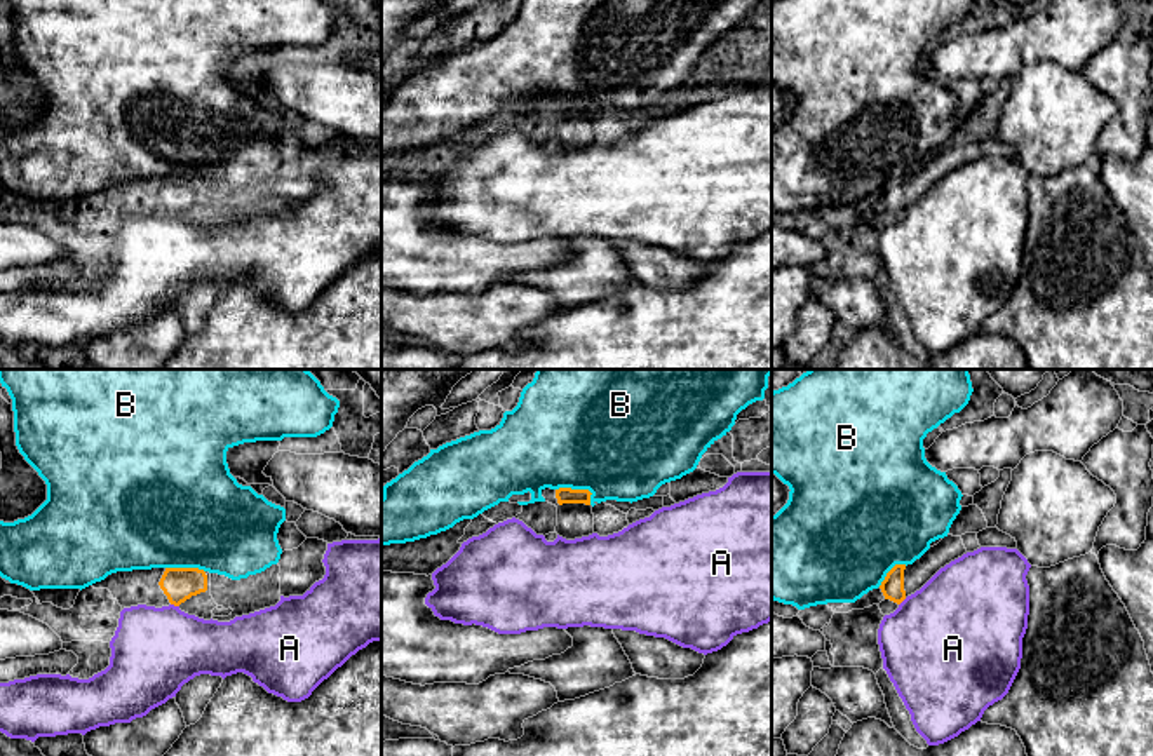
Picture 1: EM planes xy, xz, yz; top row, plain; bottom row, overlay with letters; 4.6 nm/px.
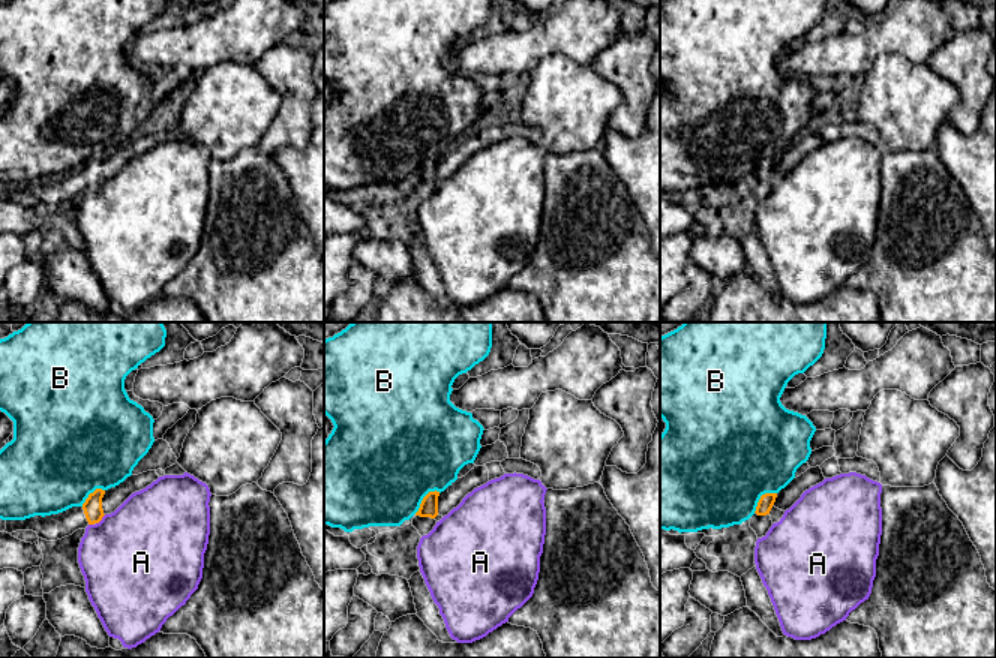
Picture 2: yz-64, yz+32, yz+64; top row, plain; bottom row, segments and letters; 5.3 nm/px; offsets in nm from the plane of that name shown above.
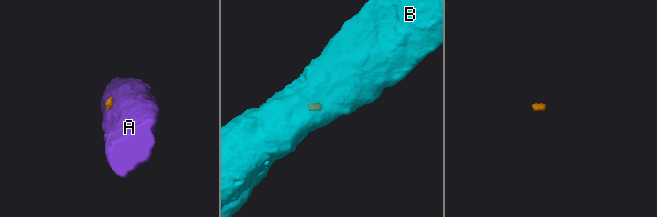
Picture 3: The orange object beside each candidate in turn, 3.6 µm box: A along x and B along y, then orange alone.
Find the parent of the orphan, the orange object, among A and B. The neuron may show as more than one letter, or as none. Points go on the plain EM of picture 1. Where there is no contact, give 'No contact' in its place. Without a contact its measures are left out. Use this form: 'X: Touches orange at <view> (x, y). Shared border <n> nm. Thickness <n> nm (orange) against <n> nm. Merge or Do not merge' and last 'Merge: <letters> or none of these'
A: Touches orange at xy (175, 215). Shared border 40 nm. Thickness 160 nm (orange) against 400 nm. Do not merge
B: Touches orange at xz (579, 100). Shared border 180 nm. Thickness 80 nm (orange) against 460 nm. Do not merge
Merge: none of these

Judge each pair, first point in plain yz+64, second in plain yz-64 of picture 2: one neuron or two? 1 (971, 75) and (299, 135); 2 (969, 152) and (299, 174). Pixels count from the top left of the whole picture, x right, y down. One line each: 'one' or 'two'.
1: one
2: one

